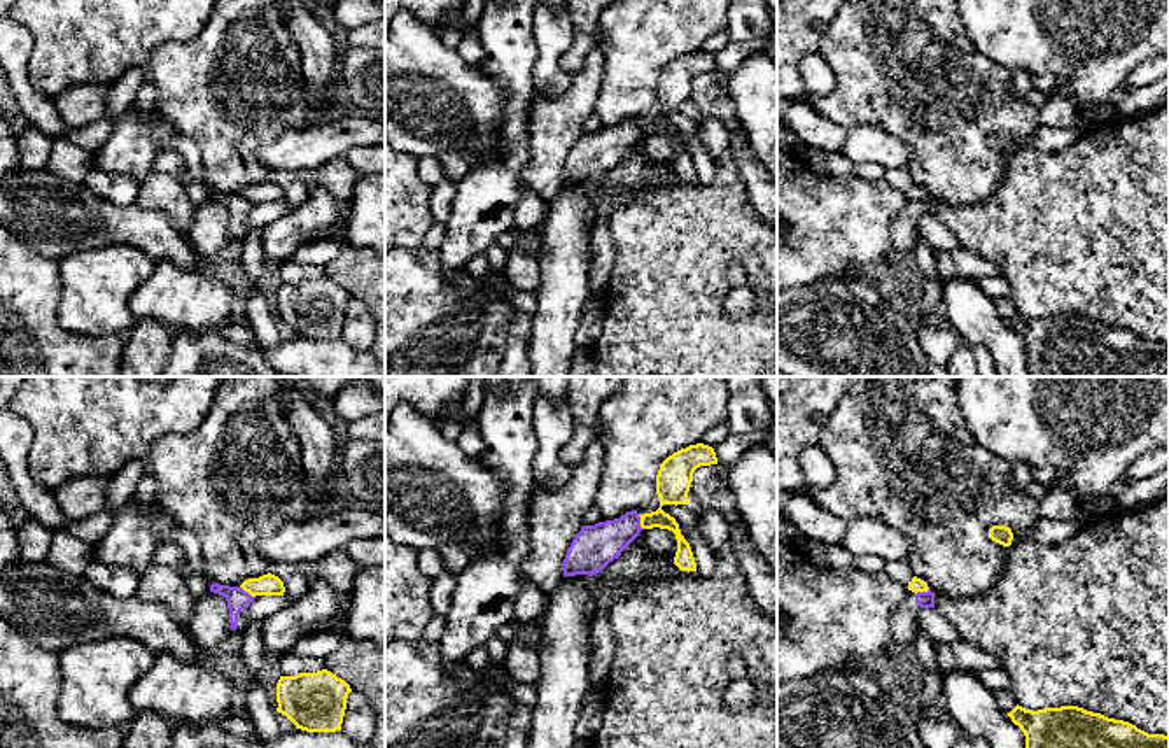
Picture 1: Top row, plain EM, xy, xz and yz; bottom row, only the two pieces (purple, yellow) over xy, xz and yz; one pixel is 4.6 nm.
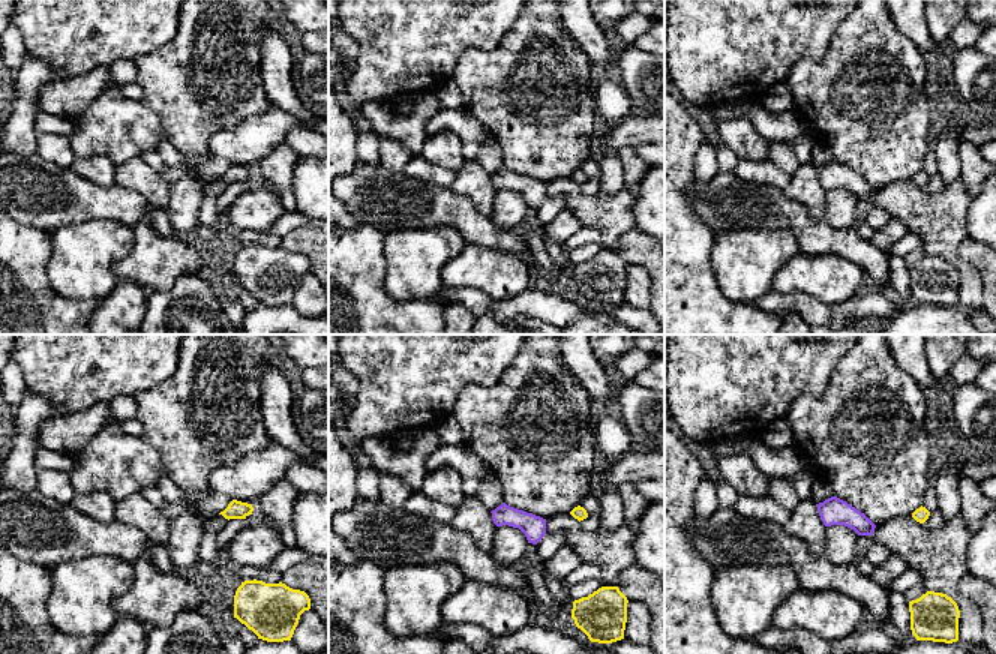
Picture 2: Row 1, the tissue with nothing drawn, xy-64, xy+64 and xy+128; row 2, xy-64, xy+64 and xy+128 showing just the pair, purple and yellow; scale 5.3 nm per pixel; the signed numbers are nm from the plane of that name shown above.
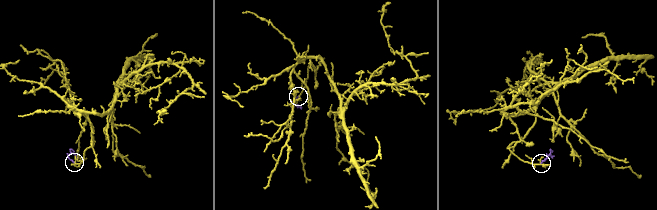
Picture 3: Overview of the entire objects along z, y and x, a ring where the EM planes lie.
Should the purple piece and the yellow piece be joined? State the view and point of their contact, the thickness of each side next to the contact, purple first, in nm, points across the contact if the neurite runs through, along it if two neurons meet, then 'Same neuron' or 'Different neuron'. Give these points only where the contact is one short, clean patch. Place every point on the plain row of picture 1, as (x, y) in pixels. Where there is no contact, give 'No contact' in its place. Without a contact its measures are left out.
Touches purple at xy (247, 200). Thickness 100 nm (purple) against 100 nm. Boundary: xy (240, 193), (252, 205). Different neuron

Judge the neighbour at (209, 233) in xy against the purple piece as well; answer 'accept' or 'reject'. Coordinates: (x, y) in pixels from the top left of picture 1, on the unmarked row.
reject

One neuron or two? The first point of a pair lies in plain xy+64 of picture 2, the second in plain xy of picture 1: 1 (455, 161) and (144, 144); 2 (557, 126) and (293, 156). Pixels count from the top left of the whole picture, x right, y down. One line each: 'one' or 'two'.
1: one
2: two

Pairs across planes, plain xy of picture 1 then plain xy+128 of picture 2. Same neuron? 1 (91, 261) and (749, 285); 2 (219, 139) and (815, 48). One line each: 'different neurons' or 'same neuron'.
1: same neuron
2: different neurons

